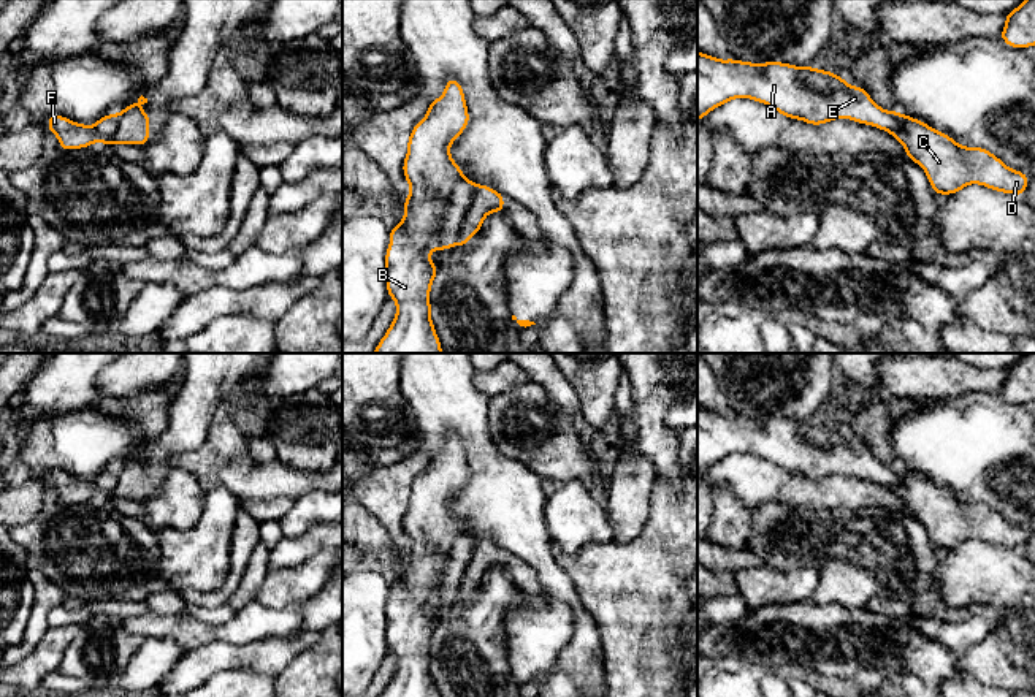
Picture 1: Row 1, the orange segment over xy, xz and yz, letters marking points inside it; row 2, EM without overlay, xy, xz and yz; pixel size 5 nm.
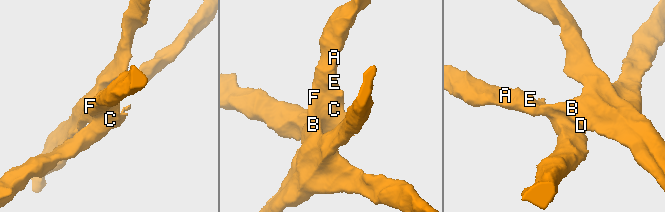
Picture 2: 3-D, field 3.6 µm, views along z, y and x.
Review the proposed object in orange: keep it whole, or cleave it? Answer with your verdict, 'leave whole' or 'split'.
split

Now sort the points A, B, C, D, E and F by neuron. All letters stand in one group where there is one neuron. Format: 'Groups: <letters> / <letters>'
Groups: A B E F / C D

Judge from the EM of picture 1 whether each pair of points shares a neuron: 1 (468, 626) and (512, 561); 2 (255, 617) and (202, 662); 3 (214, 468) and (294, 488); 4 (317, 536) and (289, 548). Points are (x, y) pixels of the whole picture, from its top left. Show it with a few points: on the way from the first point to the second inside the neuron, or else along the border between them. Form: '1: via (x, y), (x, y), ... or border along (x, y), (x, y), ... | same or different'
1: border along (471, 591), (490, 567), (500, 567), (527, 597) | different
2: border along (260, 639), (251, 643), (206, 642), (187, 651) | different
3: via (233, 468), (248, 480), (274, 482) | same
4: via (311, 542), (295, 548) | same

